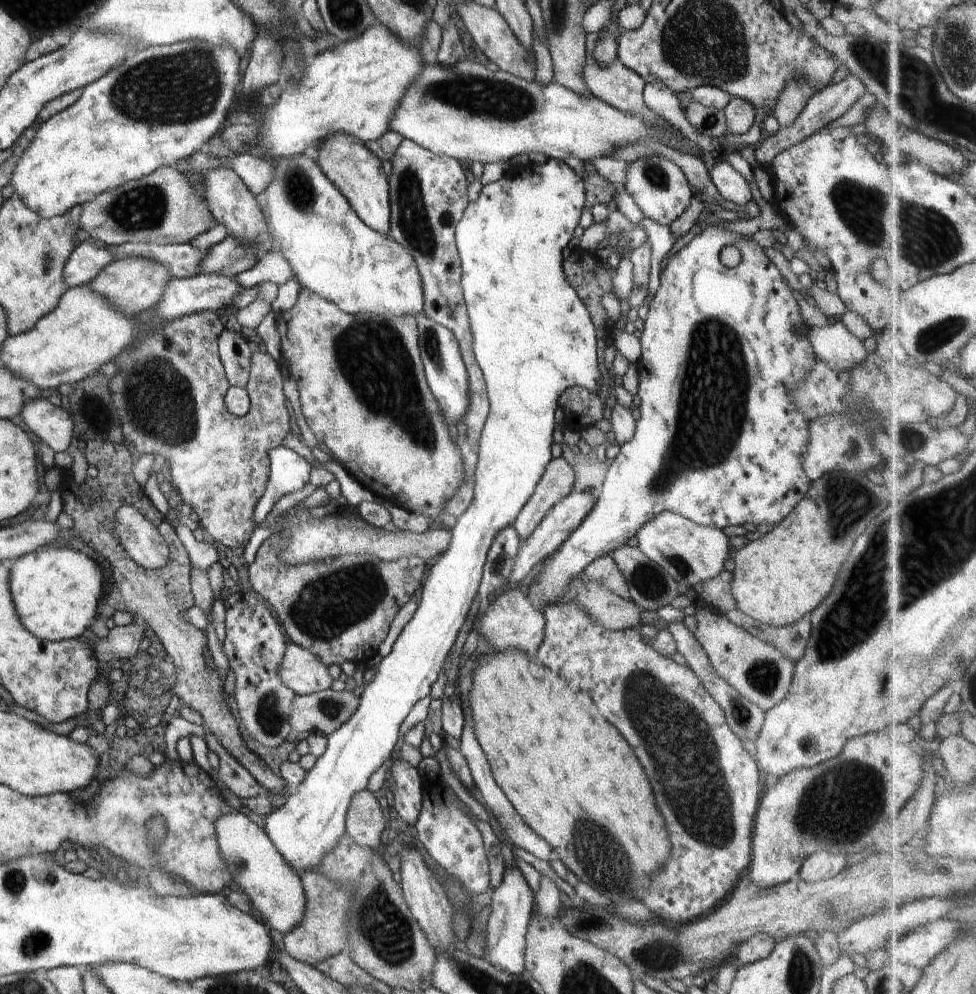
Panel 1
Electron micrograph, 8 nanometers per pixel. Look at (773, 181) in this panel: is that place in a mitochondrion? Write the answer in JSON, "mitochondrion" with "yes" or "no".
{"mitochondrion":"no"}

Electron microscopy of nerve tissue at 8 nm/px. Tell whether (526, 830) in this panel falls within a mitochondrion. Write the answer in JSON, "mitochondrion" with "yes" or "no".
{"mitochondrion":"no"}

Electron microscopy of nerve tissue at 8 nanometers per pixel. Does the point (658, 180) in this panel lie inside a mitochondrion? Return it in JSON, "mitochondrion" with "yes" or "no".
{"mitochondrion":"yes"}

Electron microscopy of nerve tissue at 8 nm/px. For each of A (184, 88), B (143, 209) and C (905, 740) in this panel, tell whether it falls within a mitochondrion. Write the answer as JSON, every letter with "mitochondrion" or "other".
{"A":"mitochondrion","B":"mitochondrion","C":"other"}

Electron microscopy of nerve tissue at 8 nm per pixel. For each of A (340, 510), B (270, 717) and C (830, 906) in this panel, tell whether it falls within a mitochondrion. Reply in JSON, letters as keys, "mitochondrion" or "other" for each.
{"A":"other","B":"mitochondrion","C":"mitochondrion"}

